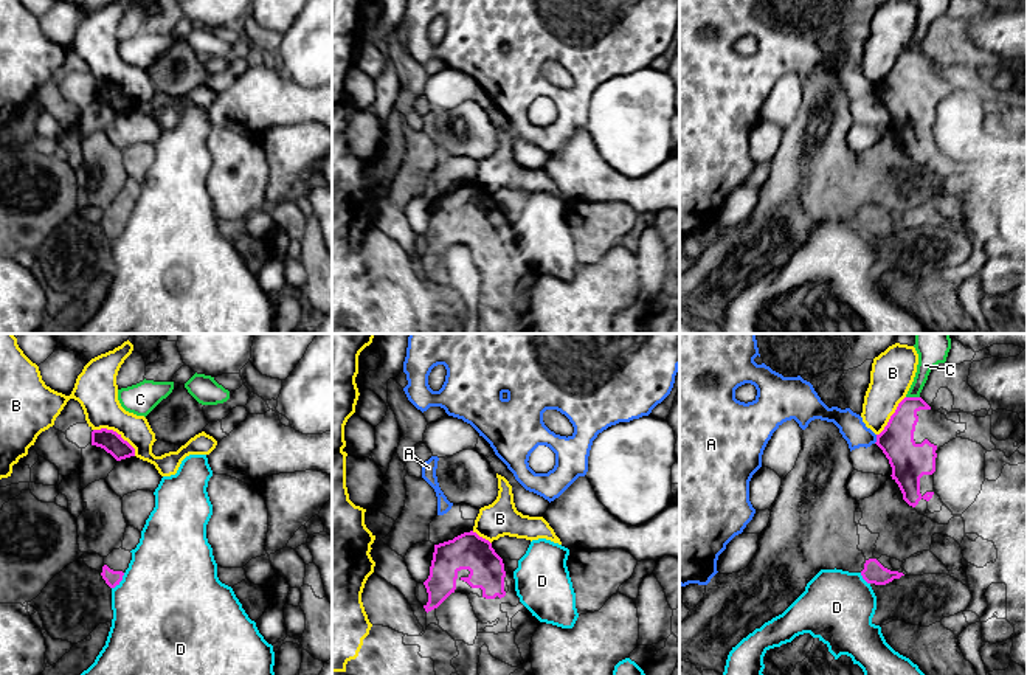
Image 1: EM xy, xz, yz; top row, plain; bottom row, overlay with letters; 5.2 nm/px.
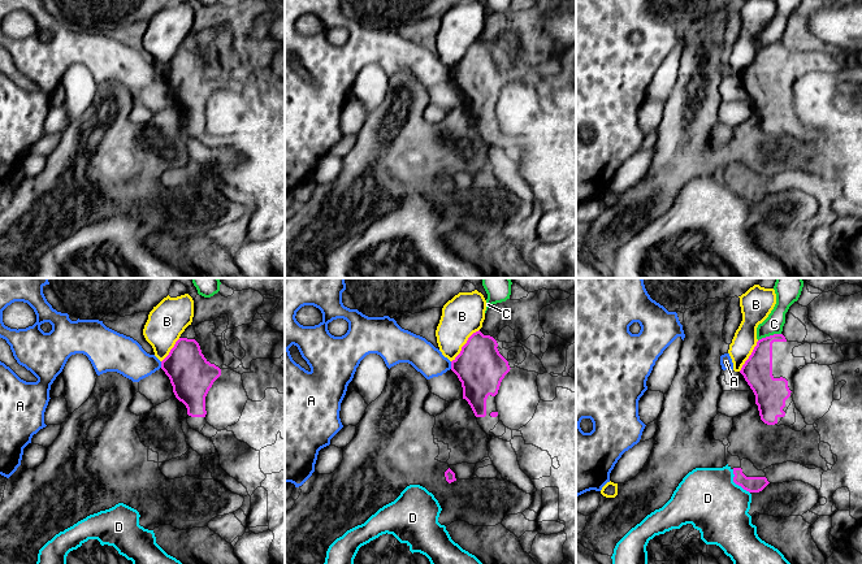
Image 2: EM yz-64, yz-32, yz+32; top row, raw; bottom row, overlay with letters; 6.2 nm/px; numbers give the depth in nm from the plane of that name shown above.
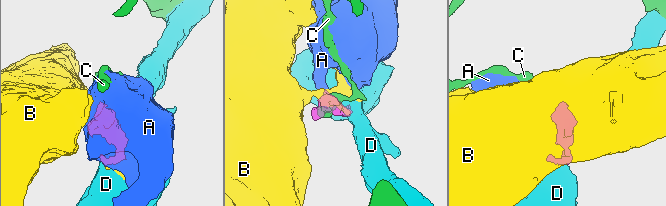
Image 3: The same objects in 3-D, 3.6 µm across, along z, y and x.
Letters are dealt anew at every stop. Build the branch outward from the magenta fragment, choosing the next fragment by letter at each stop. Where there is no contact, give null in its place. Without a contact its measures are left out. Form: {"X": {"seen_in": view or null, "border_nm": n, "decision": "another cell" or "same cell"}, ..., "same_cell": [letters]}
{"A": {"seen_in": "yz", "border_nm": 50, "decision": "another cell"}, "B": {"seen_in": "xy", "border_nm": 260, "decision": "another cell"}, "C": {"seen_in": "yz", "border_nm": 70, "decision": "another cell"}, "D": {"seen_in": "xy", "border_nm": 110, "decision": "another cell"}, "same_cell": []}

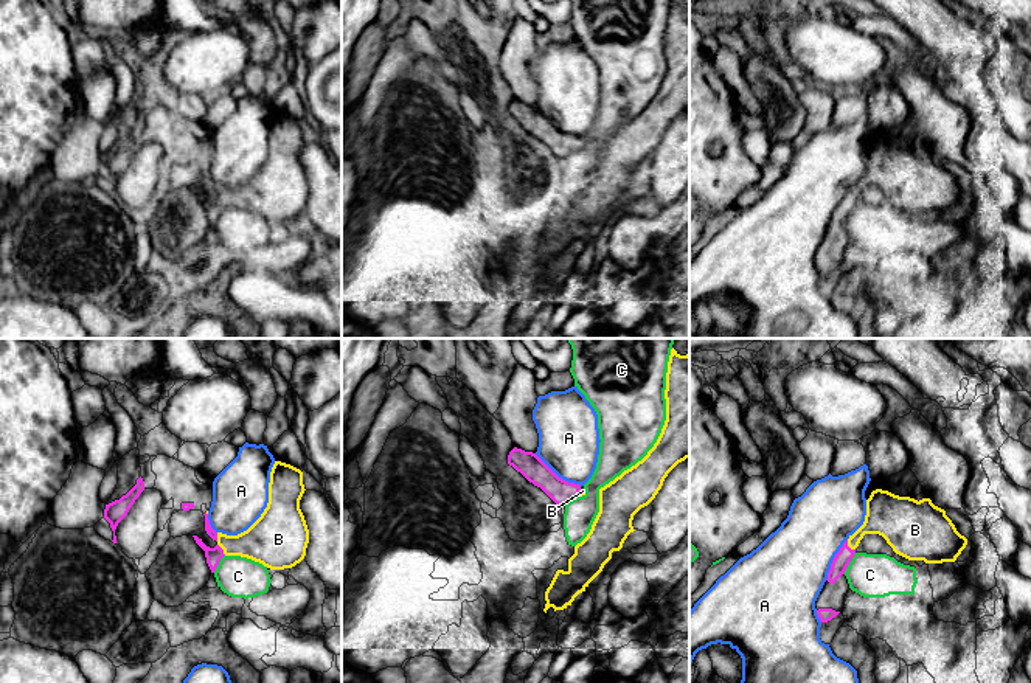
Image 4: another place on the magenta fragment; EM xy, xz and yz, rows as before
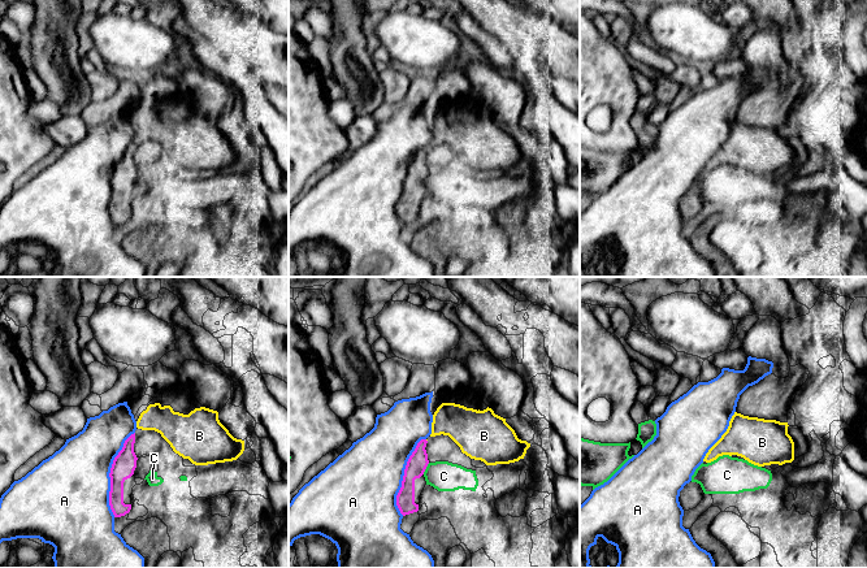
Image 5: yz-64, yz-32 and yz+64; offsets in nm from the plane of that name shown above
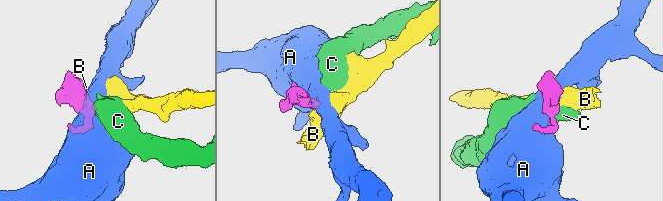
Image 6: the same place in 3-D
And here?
{"A": {"seen_in": "xz", "border_nm": 300, "decision": "another cell"}, "B": {"seen_in": "yz", "border_nm": 70, "decision": "same cell"}, "C": {"seen_in": "yz", "border_nm": 130, "decision": "another cell"}, "same_cell": ["B"]}

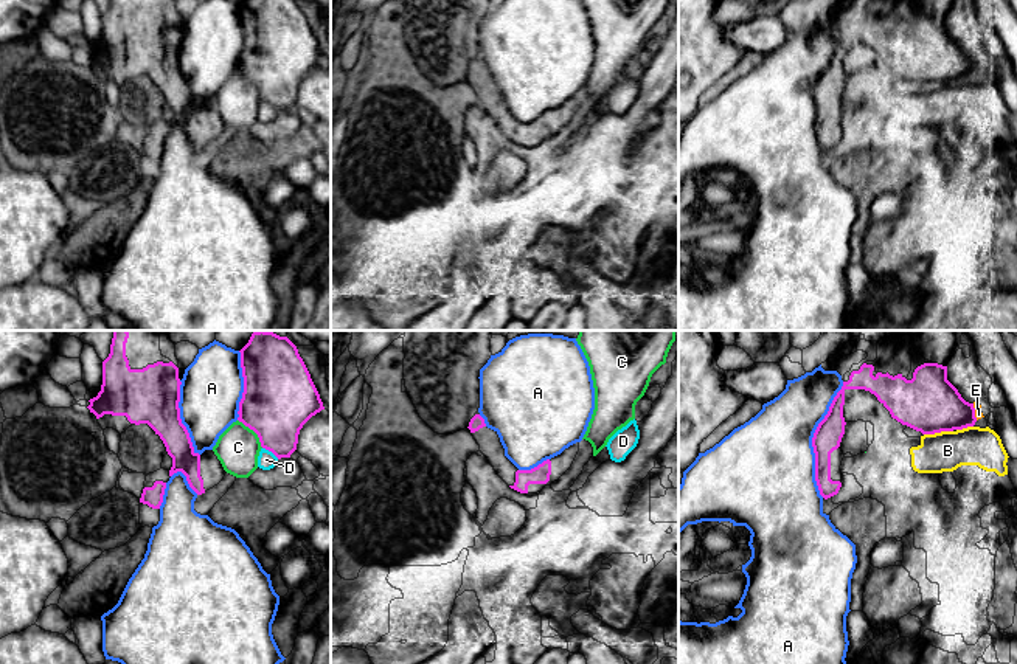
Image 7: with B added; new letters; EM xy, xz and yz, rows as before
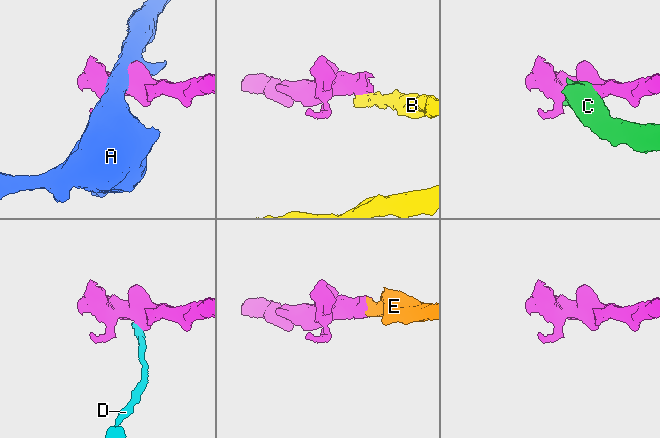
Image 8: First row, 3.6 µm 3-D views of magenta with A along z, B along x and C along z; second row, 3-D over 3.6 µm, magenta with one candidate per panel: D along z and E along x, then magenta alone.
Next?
{"A": {"seen_in": "yz", "border_nm": 600, "decision": "another cell"}, "B": {"seen_in": "yz", "border_nm": 150, "decision": "another cell"}, "C": {"seen_in": "xy", "border_nm": 200, "decision": "another cell"}, "D": {"seen_in": "xy", "border_nm": 110, "decision": "another cell"}, "E": {"seen_in": "yz", "border_nm": 90, "decision": "same cell"}, "same_cell": ["E"]}

